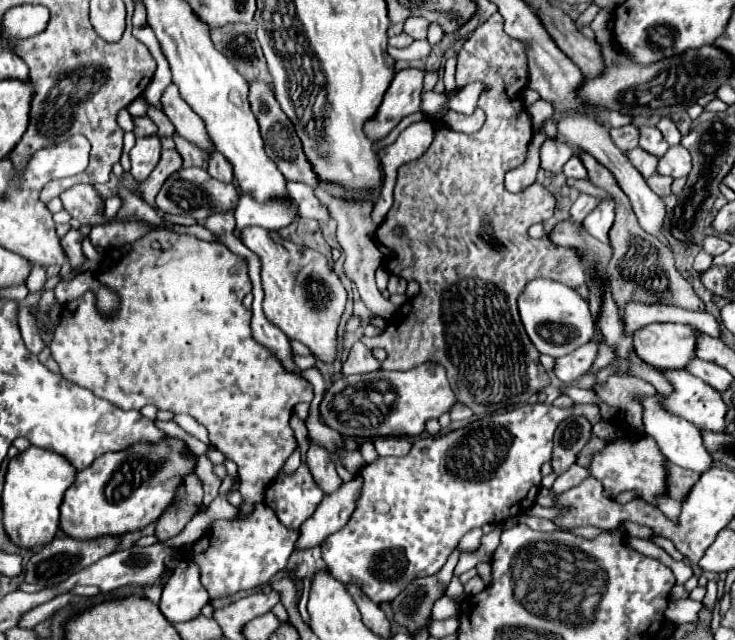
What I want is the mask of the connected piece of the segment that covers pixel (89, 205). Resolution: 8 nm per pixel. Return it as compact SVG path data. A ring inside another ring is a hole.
M77 184L75 188L65 190L61 196L63 208L77 218L81 224L99 224L107 222L101 214L103 210L103 200L97 194L97 190L89 184Z

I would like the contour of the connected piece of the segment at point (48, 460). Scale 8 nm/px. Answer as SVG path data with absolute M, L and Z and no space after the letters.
M31 446L9 460L5 486L1 494L3 528L9 540L19 548L35 548L51 542L59 530L59 504L63 492L75 482L75 470L63 456L55 456L45 448Z

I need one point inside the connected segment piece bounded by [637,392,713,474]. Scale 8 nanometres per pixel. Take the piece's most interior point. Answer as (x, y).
(679, 442)

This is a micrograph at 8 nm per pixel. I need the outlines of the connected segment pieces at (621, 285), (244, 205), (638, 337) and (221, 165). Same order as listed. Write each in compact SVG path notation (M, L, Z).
M585 152L581 154L581 160L589 172L589 180L595 186L607 190L615 200L617 216L615 216L615 224L611 228L613 258L607 264L607 272L611 278L611 292L613 292L619 308L623 310L625 302L629 302L629 300L641 300L641 302L665 302L665 304L675 304L675 306L681 306L687 310L703 312L703 302L695 296L691 284L677 272L671 250L639 226L637 216L631 208L631 202L629 202L627 194L623 194L623 190L619 188L615 176L607 168L603 168L593 156L587 156Z
M243 194L233 214L235 214L239 230L245 226L263 226L263 228L279 230L293 222L293 218L297 216L297 206L295 202L281 202L281 200L259 204L251 200L247 194Z
M647 324L633 334L637 358L657 370L677 370L695 356L693 326L687 324Z
M213 152L213 154L209 156L209 166L207 166L207 170L209 170L211 176L215 176L215 178L219 178L219 180L223 180L223 182L231 182L231 180L233 180L233 168L231 168L231 164L225 160L225 156L219 154L219 152Z

